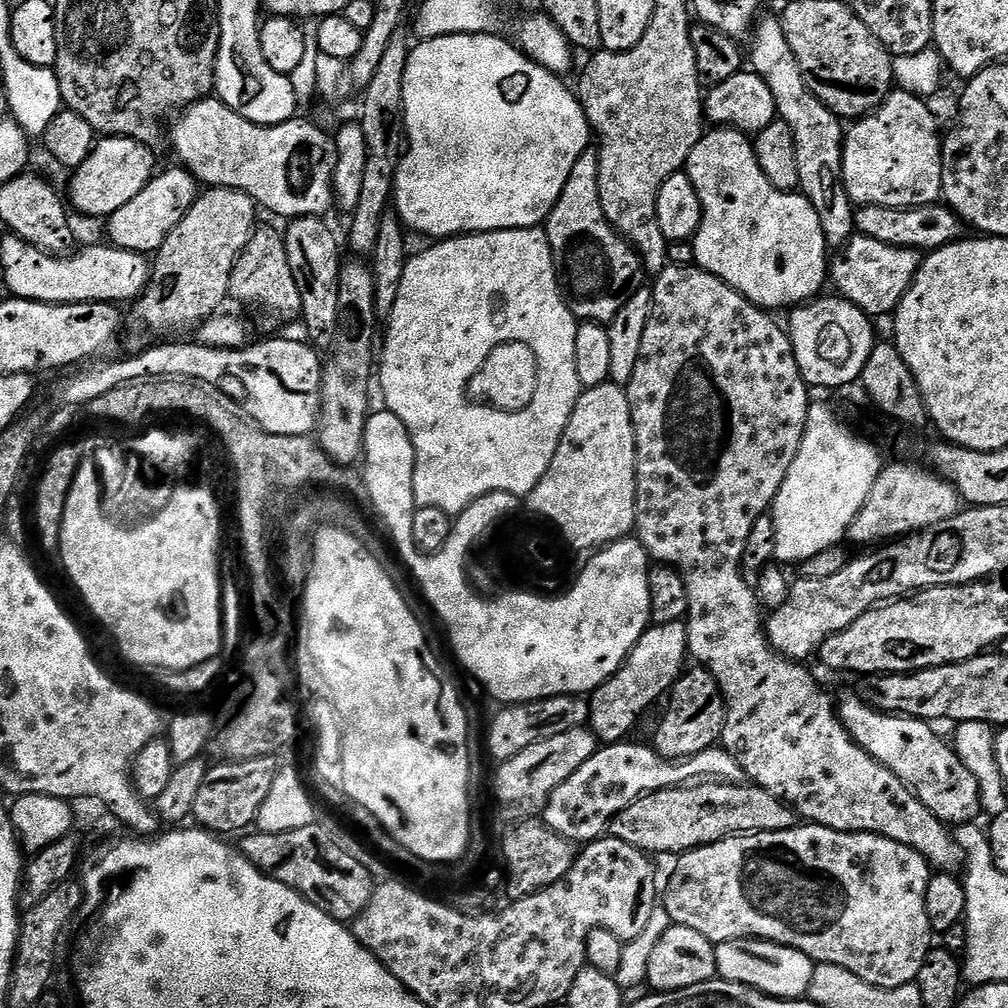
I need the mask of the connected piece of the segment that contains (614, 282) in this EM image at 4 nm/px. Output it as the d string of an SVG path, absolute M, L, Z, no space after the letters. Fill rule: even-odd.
M589 146L578 162L574 162L574 170L570 170L570 178L546 221L556 274L566 282L562 288L564 300L580 322L612 321L624 305L630 289L637 283L636 275L642 272L640 255L617 232L602 210L599 173L599 151Z

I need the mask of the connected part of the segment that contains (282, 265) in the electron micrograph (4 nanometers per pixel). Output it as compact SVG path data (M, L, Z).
M260 226L253 232L230 274L228 295L233 301L236 299L244 304L257 304L260 308L269 308L284 316L296 318L301 315L302 296L290 266L290 258L287 257L285 237L280 228Z

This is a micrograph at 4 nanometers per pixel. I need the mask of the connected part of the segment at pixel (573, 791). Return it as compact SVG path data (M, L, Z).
M609 744L597 747L596 752L548 800L542 819L562 838L577 846L591 844L609 831L612 819L626 806L648 792L663 788L678 788L693 782L704 782L711 778L716 782L740 782L745 779L738 762L723 747L713 746L685 760L666 760L655 747L644 744Z

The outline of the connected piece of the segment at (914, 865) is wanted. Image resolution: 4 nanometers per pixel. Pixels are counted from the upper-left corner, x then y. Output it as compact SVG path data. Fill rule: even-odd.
M801 823L799 826L790 830L778 830L777 832L754 832L743 836L727 836L725 840L719 840L713 844L707 844L701 848L694 848L690 852L685 852L679 857L680 860L676 864L676 869L672 872L672 877L668 880L668 889L662 892L662 908L668 911L669 921L672 924L681 924L690 930L698 930L698 934L705 936L714 946L722 942L730 942L731 940L768 940L771 944L781 944L787 948L798 950L802 954L806 954L816 964L833 964L834 966L842 966L846 970L850 970L850 974L858 974L858 978L862 978L862 982L870 982L870 986L878 986L879 988L897 988L898 986L906 986L911 984L918 978L918 974L922 970L922 962L928 957L928 953L934 947L934 933L930 926L930 918L926 918L926 886L932 879L934 872L927 860L922 854L918 854L914 850L910 850L910 846L902 846L898 842L894 842L885 836L878 834L870 834L869 832L839 832L833 828L827 828L821 824Z

